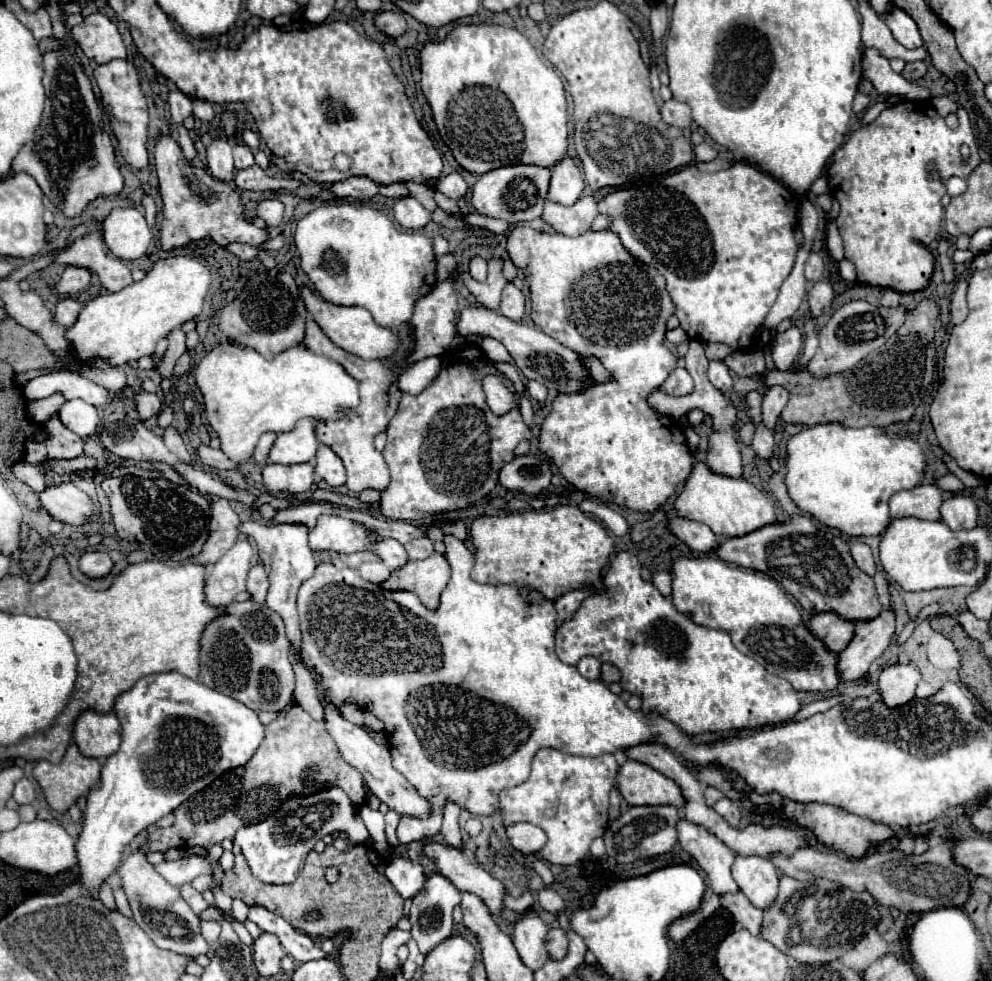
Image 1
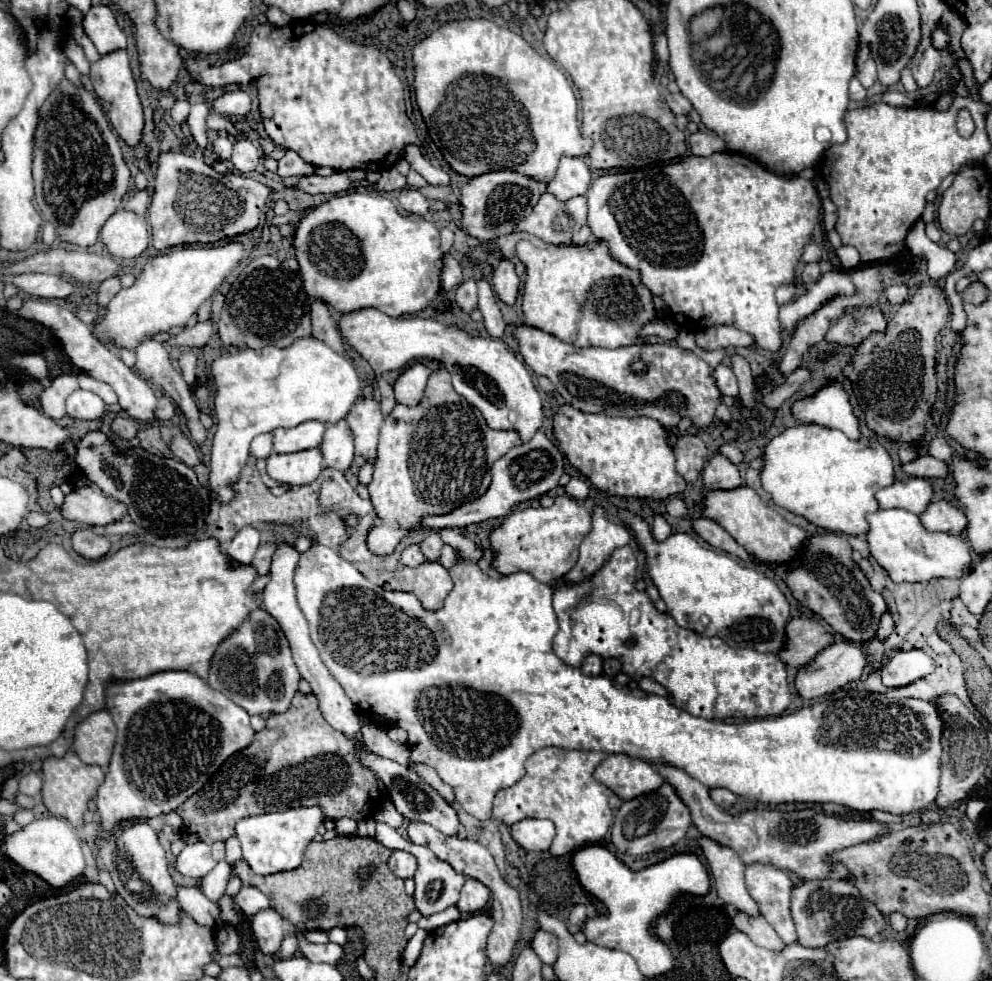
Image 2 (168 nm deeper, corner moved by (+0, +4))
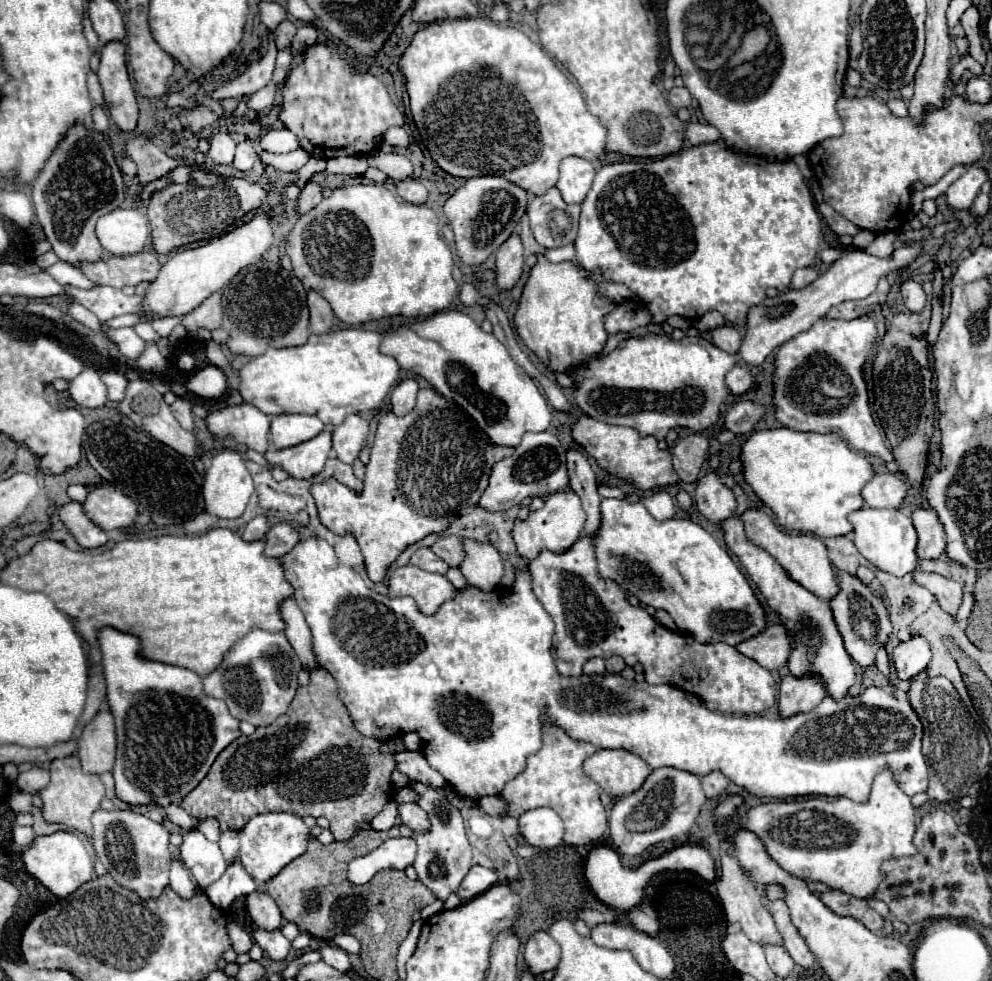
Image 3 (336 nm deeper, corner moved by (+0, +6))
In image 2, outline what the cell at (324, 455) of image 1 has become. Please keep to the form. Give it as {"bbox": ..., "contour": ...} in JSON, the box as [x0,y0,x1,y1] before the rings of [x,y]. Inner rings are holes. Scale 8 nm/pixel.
{"bbox":[320,420,354,470],"contour":[[[346,420],[336,422],[326,428],[324,440],[320,444],[324,464],[334,470],[348,470],[354,460],[354,438]]]}

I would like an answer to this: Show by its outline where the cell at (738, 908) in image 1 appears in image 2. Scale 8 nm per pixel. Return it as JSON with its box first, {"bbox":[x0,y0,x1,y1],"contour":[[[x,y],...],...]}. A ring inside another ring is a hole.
{"bbox":[734,912,786,952],"contour":[[[738,912],[738,914],[734,916],[734,926],[736,926],[740,932],[748,934],[754,944],[758,944],[758,946],[762,946],[762,948],[766,948],[766,950],[780,952],[780,950],[784,950],[784,946],[786,946],[786,944],[778,938],[778,934],[774,932],[774,928],[764,920],[764,916],[752,918],[752,916],[746,916],[746,914]]]}

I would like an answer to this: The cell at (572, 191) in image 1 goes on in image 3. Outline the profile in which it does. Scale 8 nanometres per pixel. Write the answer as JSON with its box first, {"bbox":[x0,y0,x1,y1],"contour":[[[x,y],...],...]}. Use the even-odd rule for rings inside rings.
{"bbox":[556,156,594,204],"contour":[[[568,156],[562,160],[560,164],[560,178],[556,182],[556,188],[560,190],[562,198],[566,200],[566,204],[580,204],[594,180],[594,166],[592,162],[584,160],[584,158],[574,158]]]}

